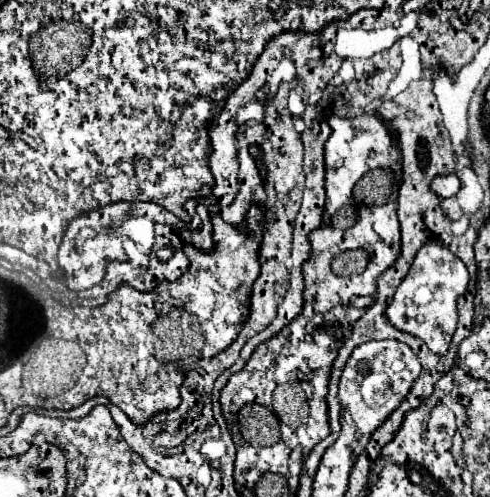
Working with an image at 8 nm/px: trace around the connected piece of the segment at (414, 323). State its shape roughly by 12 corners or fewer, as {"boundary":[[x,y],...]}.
{"boundary":[[438,243],[418,249],[386,319],[444,355],[468,269]]}

